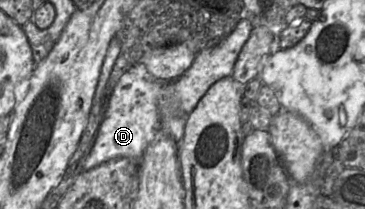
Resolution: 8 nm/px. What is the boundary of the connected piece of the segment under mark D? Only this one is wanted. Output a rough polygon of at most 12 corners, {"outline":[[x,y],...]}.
{"outline":[[242,19],[172,82],[141,63],[113,89],[83,169],[140,160],[160,130],[231,76],[253,29]]}

